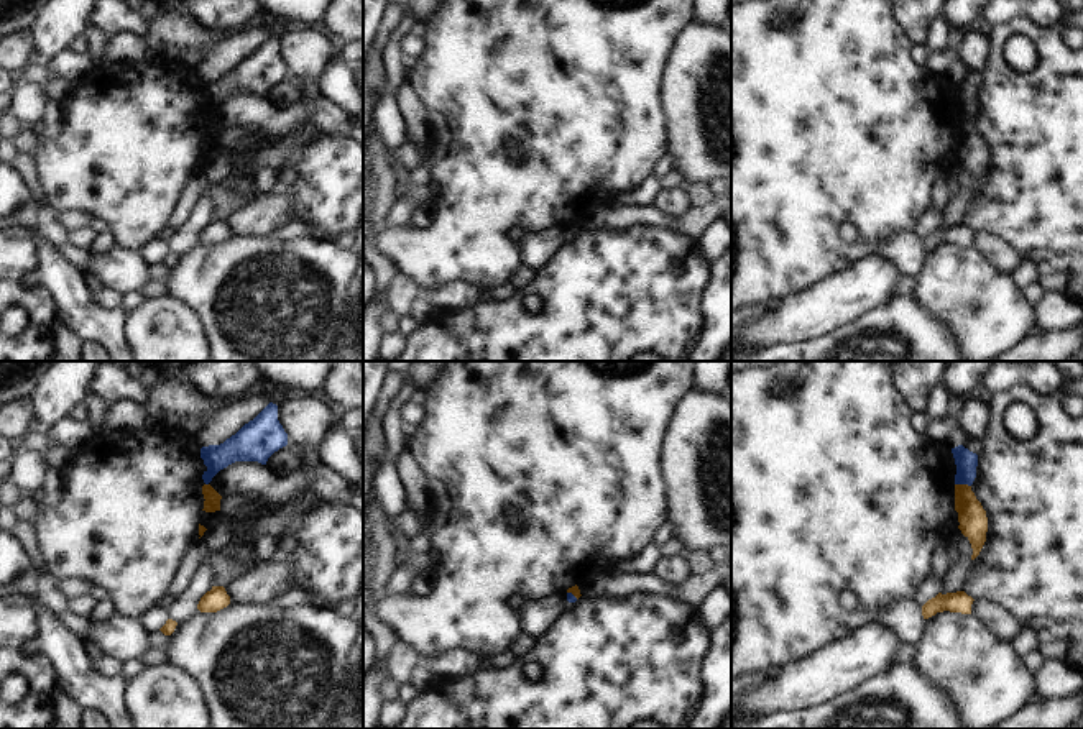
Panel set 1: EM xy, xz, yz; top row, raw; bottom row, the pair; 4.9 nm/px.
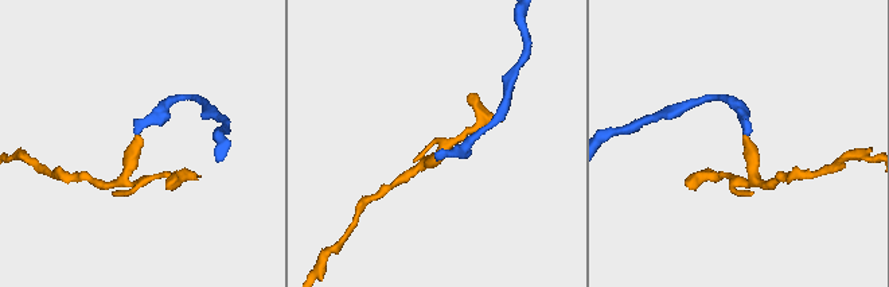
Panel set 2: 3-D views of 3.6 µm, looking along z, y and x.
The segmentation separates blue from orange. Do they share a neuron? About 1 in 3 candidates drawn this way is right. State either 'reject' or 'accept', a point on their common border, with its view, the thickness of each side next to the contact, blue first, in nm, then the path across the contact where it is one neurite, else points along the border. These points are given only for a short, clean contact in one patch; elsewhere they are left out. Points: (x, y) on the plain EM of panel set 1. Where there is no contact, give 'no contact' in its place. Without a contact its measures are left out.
reject | yz (963, 115) | 110/140 nm | along yz (955, 115), (970, 119)

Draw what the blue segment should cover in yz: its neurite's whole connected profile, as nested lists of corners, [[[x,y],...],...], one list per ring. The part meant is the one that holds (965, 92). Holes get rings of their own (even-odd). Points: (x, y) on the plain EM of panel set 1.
[[[963,77],[952,80],[952,85],[956,97],[955,117],[971,118],[976,110],[978,87]]]

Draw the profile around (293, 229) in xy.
[[[288,220],[278,225],[270,235],[276,240],[301,238],[309,233],[309,225],[302,220]]]

